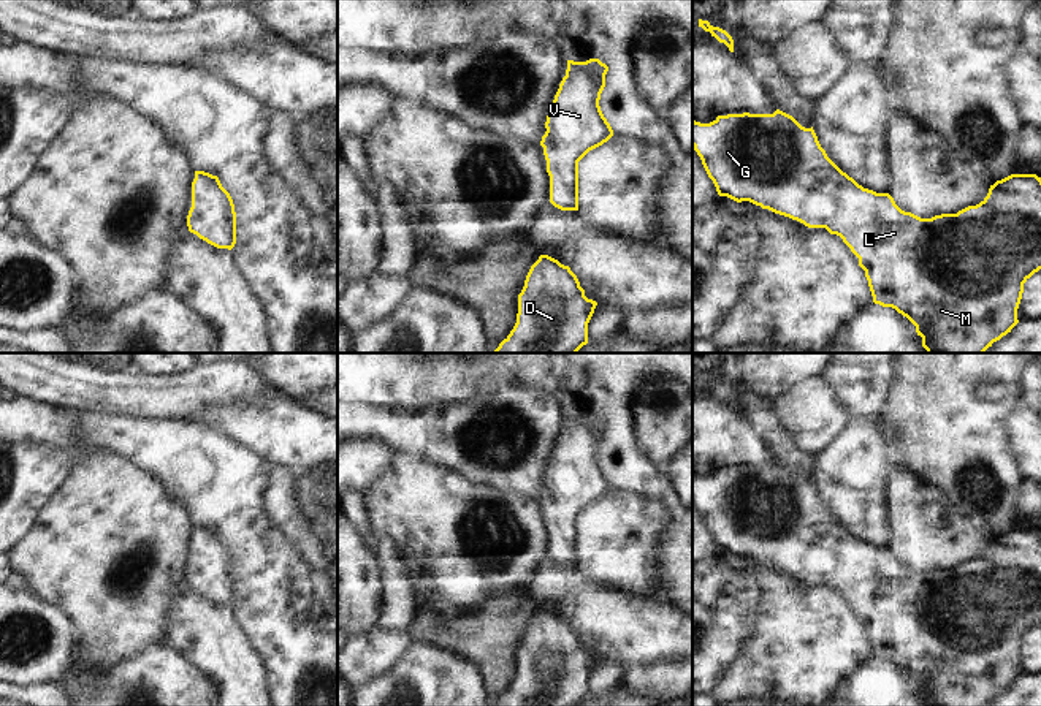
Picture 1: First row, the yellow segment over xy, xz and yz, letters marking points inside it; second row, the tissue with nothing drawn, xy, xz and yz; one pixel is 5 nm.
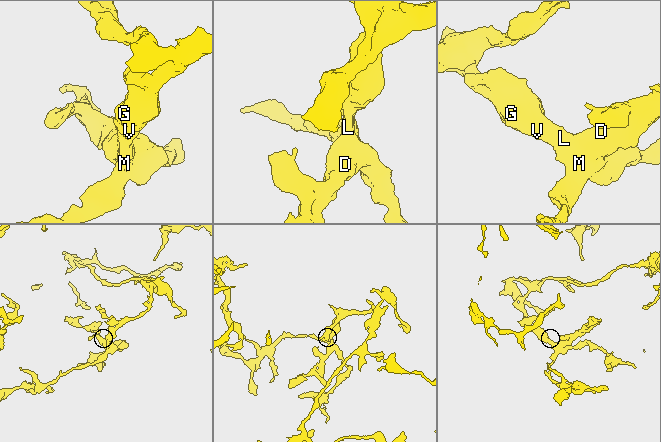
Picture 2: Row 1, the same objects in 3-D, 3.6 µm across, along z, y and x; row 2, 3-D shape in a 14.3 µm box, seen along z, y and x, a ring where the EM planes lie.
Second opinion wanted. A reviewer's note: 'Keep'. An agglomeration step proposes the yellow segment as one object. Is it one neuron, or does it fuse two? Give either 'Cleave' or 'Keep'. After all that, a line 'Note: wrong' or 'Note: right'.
Keep
Note: right

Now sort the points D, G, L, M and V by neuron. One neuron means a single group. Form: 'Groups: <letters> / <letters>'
Groups: D G L M V

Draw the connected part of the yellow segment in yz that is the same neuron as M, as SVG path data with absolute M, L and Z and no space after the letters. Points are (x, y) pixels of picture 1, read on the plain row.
M780 464L773 469L743 467L718 470L710 478L692 475L692 502L700 511L719 551L727 551L737 557L749 556L762 564L797 575L808 583L826 583L830 589L840 590L859 613L859 621L865 625L873 657L883 662L892 662L906 671L916 681L916 687L922 692L922 701L927 706L986 706L993 697L1011 687L1011 684L1019 678L1017 663L1022 654L1024 638L1041 624L1041 532L1036 529L1011 529L990 540L987 551L976 560L968 560L957 568L941 568L932 573L921 573L911 567L902 565L889 548L876 548L859 540L827 511L813 481L802 481L792 470Z

